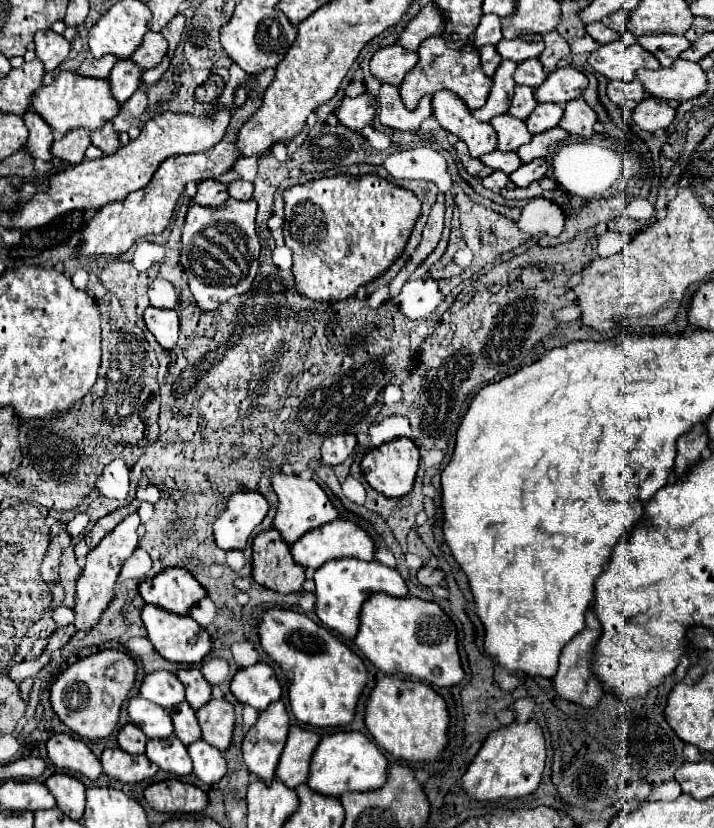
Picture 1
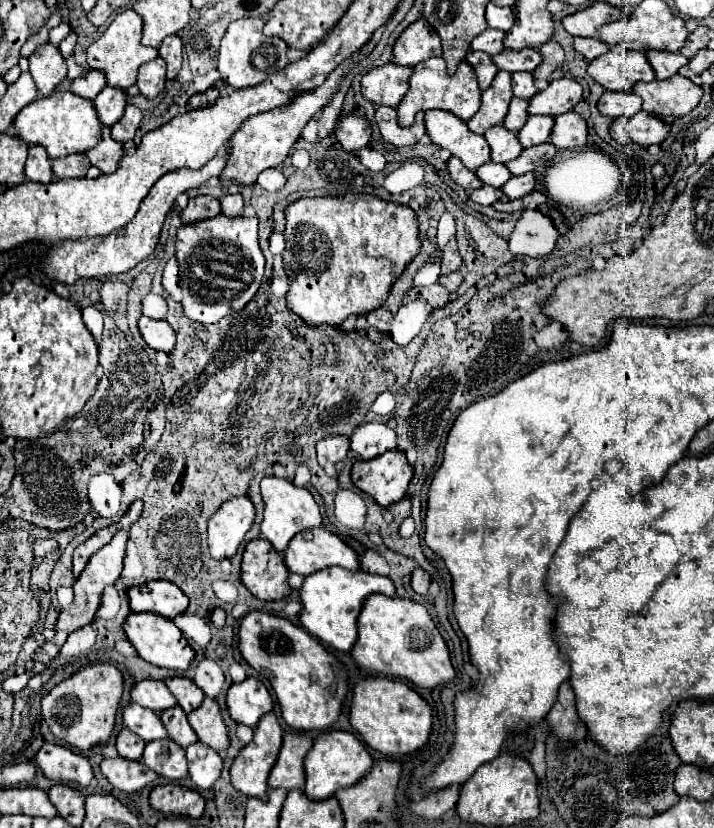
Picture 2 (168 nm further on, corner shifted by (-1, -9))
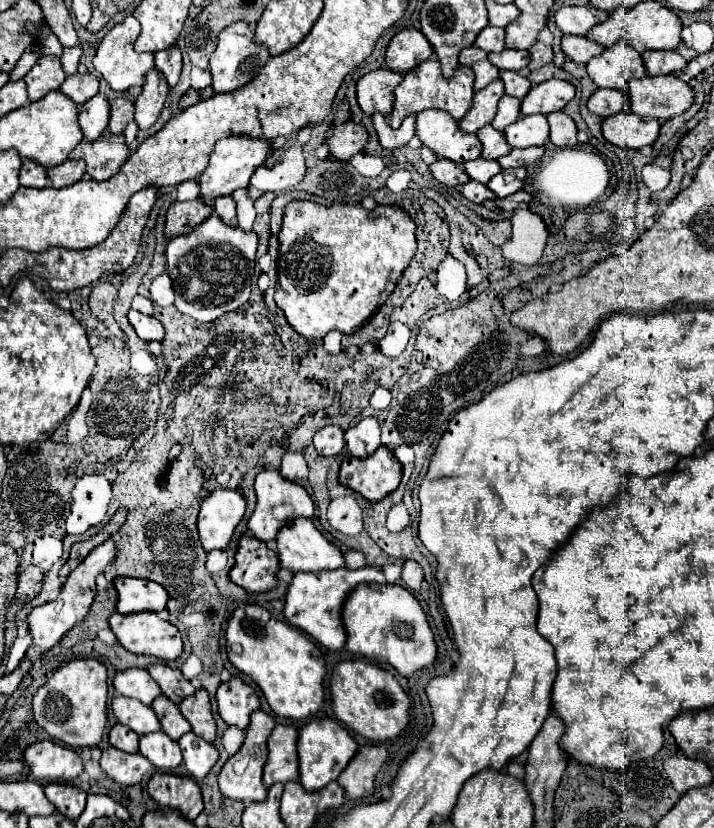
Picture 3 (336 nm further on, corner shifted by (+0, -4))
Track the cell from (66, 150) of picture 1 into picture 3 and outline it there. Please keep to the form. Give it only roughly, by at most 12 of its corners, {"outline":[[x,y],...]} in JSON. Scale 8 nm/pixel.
{"outline":[[71,159],[47,169],[55,189],[81,181],[83,161]]}

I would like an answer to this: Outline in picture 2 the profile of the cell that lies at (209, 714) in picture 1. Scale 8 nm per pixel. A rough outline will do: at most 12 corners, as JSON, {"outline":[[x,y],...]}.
{"outline":[[212,698],[188,714],[198,740],[216,752],[230,746],[220,706]]}

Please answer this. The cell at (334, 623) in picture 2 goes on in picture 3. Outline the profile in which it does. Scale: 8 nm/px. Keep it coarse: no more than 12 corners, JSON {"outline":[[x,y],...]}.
{"outline":[[377,567],[295,573],[283,615],[319,645],[345,647],[341,607]]}

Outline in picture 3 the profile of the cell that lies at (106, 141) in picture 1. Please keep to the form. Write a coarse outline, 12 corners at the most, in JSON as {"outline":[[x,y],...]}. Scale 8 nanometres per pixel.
{"outline":[[103,131],[81,141],[69,159],[83,159],[95,181],[113,177],[129,157],[123,135]]}

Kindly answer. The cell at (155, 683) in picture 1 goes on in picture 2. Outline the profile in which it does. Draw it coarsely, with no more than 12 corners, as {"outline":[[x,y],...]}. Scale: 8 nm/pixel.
{"outline":[[162,680],[138,682],[130,696],[156,714],[178,704]]}

